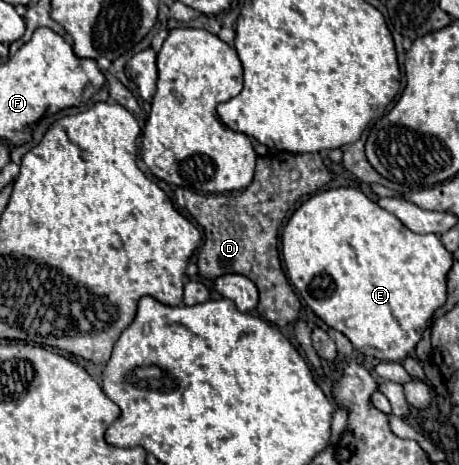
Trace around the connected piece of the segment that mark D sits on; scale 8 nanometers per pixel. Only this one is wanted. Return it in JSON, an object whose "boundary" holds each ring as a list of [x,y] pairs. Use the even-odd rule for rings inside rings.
{"boundary":[[[284,153],[284,157],[258,157],[252,185],[238,193],[238,197],[202,195],[178,187],[176,203],[188,211],[190,217],[194,217],[194,221],[204,229],[204,245],[196,261],[200,277],[216,279],[226,273],[240,273],[250,277],[262,297],[258,303],[258,313],[278,327],[294,323],[300,313],[300,301],[292,291],[278,259],[278,227],[282,225],[288,209],[296,205],[298,199],[320,191],[326,183],[332,181],[332,177],[332,171],[326,169],[318,153]],[[292,163],[296,169],[294,181]]]}

